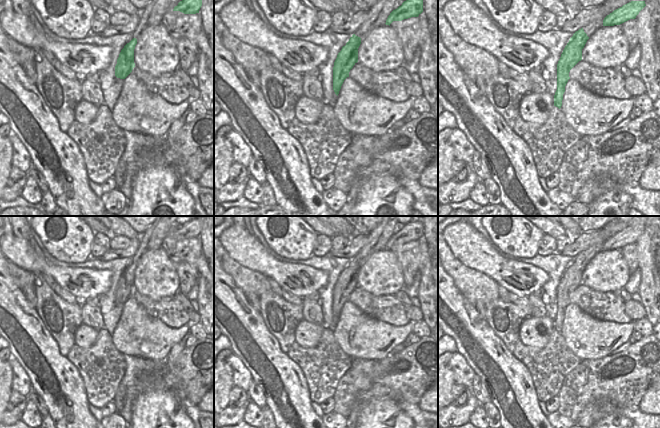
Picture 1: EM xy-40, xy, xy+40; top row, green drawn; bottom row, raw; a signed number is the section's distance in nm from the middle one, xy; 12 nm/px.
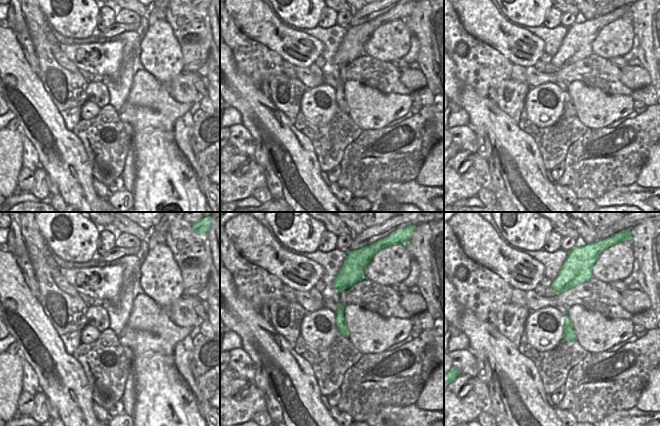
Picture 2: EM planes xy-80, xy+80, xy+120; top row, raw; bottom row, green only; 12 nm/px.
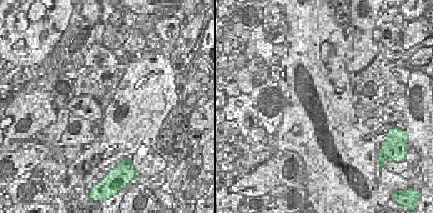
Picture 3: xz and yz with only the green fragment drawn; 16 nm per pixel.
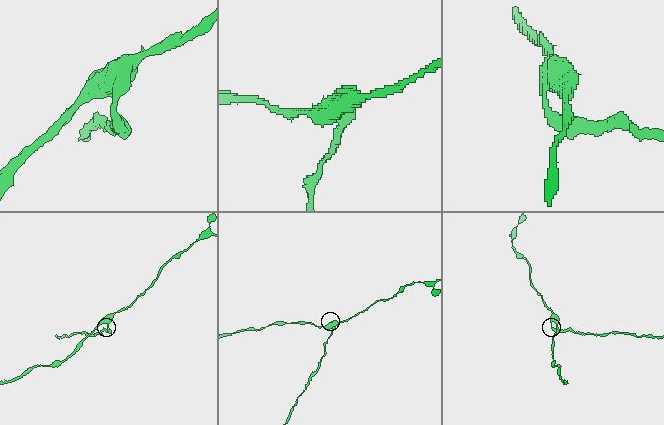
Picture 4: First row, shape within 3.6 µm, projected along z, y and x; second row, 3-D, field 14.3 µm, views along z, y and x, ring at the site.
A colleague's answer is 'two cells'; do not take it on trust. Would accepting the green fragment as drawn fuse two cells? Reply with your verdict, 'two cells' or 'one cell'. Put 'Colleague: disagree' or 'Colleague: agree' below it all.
two cells
Colleague: agree

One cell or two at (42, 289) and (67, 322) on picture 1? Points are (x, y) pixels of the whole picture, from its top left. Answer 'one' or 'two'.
one

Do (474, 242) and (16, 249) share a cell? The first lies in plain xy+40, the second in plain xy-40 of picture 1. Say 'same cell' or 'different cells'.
same cell

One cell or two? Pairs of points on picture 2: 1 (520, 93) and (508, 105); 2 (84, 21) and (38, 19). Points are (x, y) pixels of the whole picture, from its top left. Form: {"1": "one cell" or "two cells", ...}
{"1": "one cell", "2": "two cells"}

